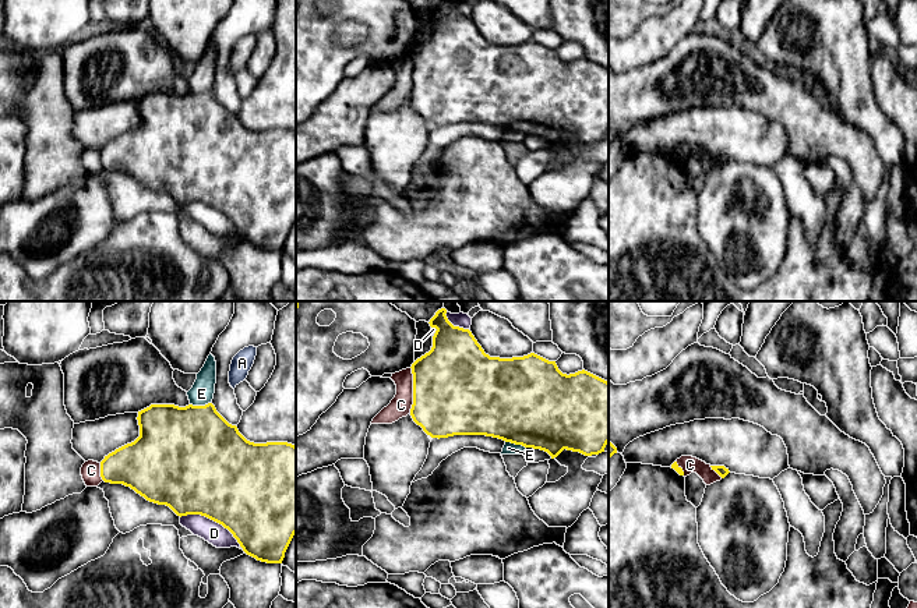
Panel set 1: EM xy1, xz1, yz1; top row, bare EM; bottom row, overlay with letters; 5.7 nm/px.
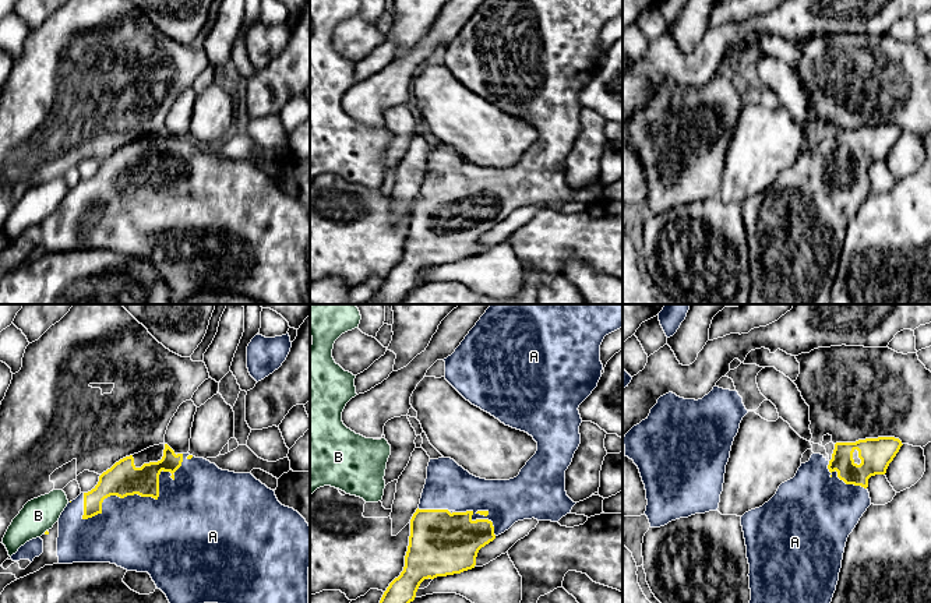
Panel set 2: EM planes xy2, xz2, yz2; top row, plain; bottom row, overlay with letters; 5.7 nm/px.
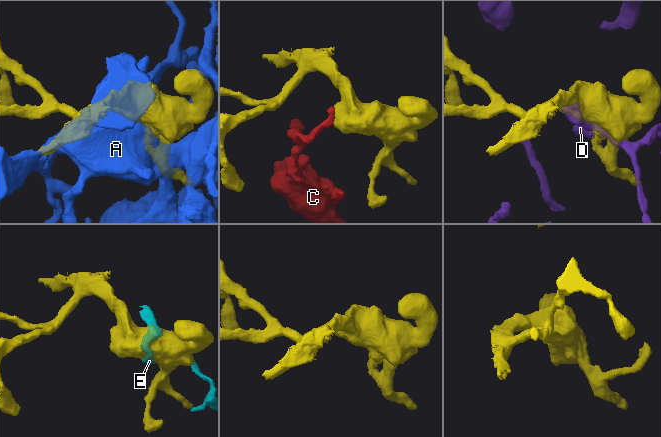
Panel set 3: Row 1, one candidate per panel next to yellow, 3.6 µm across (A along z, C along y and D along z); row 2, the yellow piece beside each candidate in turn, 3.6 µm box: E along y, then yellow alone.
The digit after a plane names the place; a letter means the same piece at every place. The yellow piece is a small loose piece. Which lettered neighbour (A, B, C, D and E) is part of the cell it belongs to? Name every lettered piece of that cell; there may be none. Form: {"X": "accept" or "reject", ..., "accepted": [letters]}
{"A": "accept", "B": "reject", "C": "reject", "D": "reject", "E": "reject", "accepted": ["A"]}

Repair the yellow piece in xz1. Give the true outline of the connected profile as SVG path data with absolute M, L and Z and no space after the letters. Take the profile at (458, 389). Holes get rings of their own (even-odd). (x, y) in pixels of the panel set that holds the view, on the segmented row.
M441 308L430 319L435 328L433 347L412 364L413 404L410 416L431 438L454 435L486 435L547 452L551 459L564 449L585 456L604 452L609 443L609 382L582 370L562 374L556 361L549 361L535 353L523 357L500 358L484 353L469 329L454 326Z

